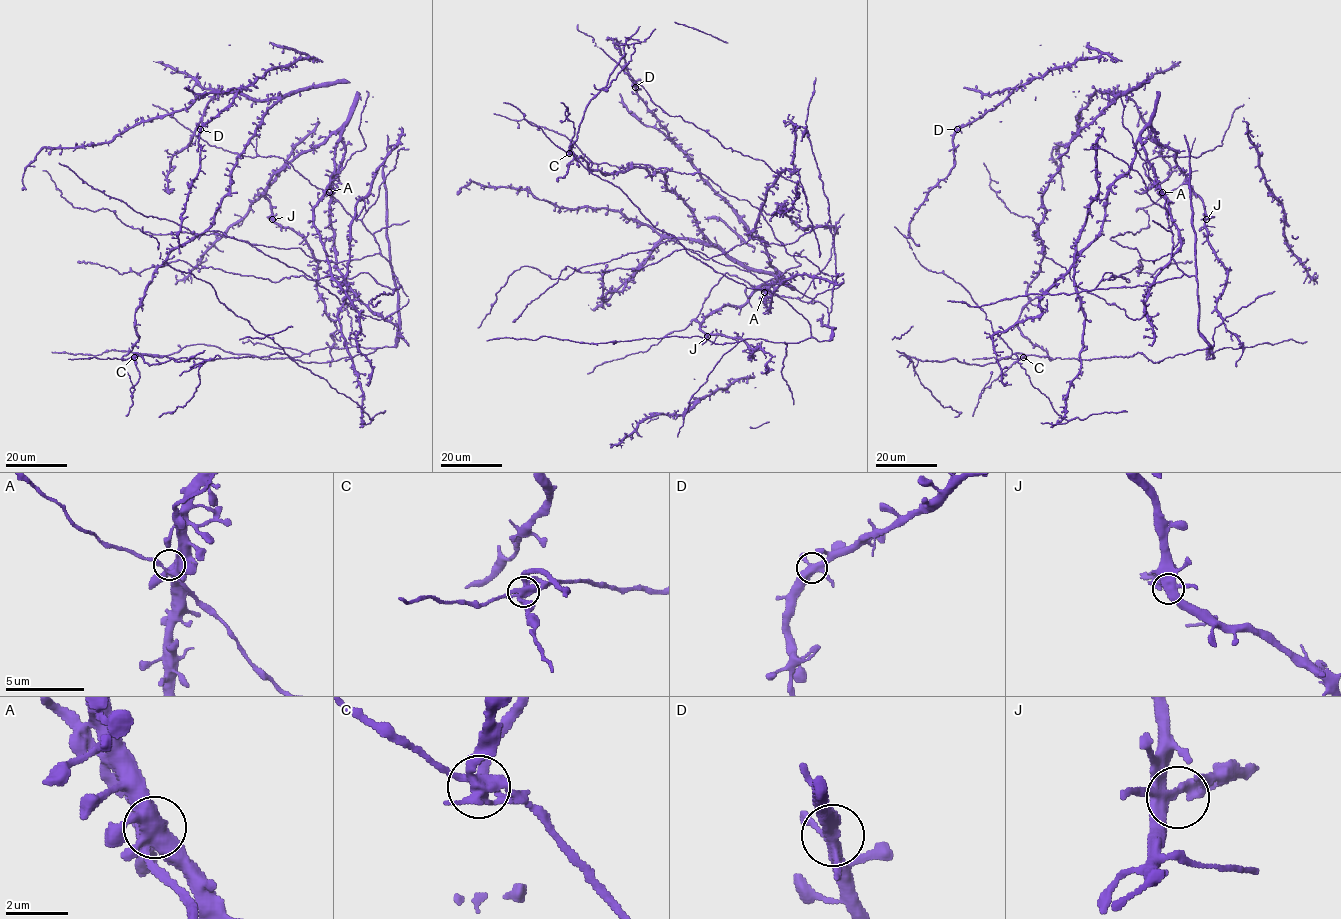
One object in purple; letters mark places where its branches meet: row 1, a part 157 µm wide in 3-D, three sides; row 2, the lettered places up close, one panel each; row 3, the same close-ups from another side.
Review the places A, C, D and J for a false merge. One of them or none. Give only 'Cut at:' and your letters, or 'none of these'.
Cut at: C

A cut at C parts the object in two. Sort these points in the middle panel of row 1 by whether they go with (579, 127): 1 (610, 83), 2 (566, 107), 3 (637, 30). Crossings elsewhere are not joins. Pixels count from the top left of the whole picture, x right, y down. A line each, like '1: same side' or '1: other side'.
1: same side
2: same side
3: same side

